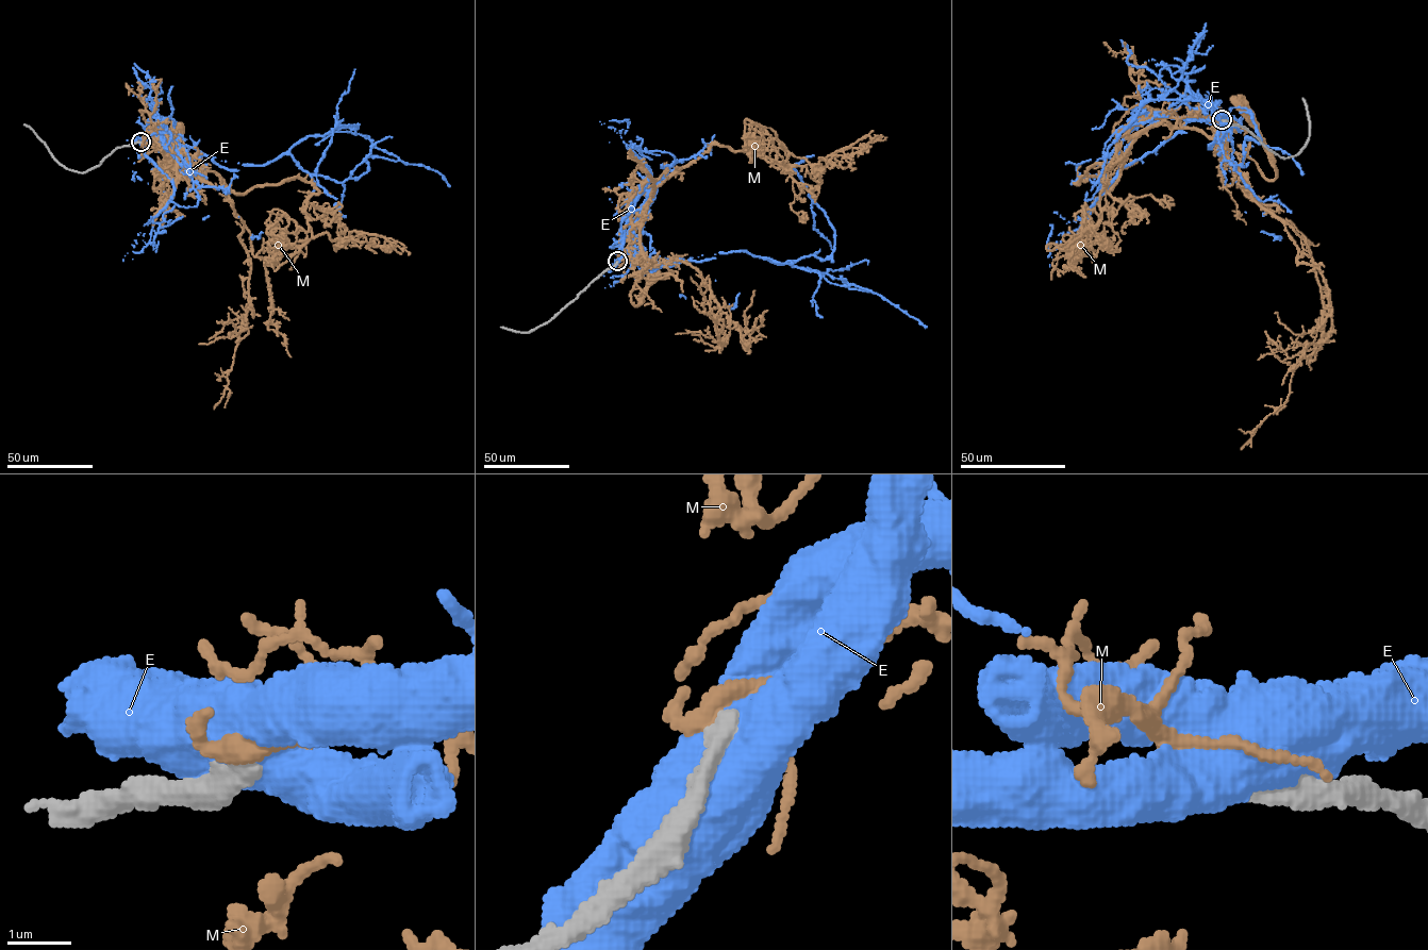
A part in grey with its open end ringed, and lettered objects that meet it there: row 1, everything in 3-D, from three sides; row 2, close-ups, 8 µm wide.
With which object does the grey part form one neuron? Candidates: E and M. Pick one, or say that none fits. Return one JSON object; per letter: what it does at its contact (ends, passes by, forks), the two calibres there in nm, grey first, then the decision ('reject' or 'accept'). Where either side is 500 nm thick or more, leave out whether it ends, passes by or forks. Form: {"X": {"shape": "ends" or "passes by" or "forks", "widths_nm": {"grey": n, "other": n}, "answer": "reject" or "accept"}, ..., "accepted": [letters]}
{"E": {"widths_nm": {"grey": 360, "other": 750}, "answer": "reject"}, "M": {"shape": "ends", "widths_nm": {"grey": 360, "other": 400}, "answer": "reject"}, "accepted": []}

